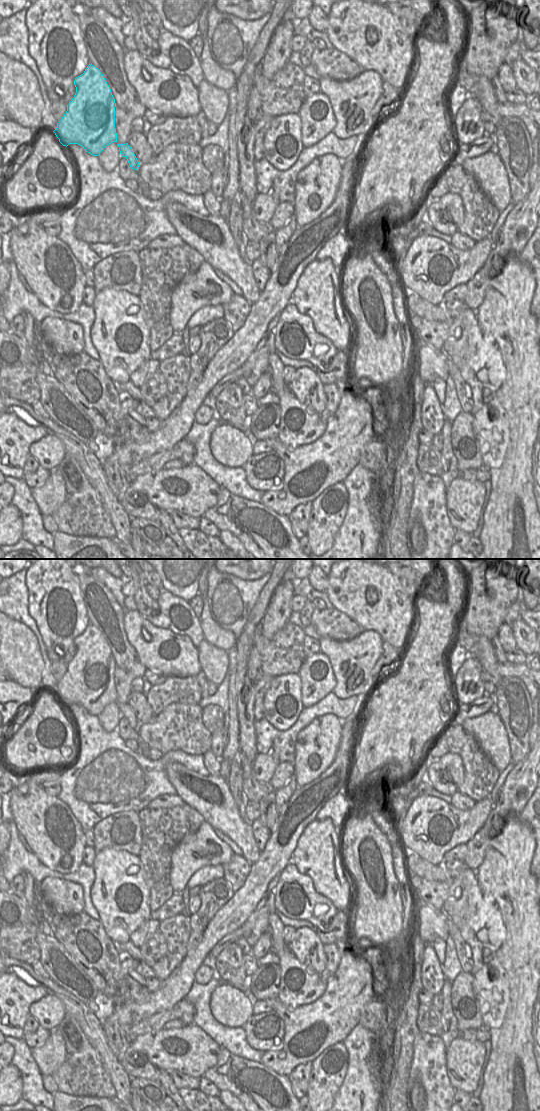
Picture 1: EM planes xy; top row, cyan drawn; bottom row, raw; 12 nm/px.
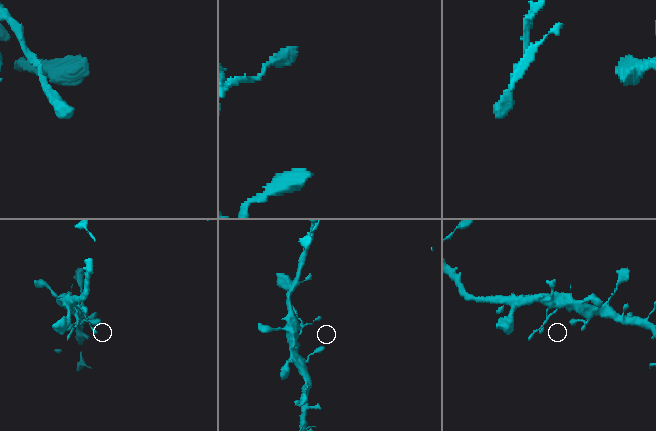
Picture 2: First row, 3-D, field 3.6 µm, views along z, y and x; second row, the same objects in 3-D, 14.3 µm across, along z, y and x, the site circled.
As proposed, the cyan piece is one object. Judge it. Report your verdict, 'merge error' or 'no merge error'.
merge error

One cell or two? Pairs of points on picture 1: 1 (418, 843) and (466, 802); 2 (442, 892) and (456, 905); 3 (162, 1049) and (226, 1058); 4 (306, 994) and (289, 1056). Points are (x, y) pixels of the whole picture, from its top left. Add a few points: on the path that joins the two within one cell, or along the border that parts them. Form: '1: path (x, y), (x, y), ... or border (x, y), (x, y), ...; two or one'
1: border (475, 802), (469, 809), (456, 809), (450, 803); two
2: border (453, 896), (450, 896), (439, 909); two
3: border (220, 1048), (217, 1062), (202, 1076); two
4: border (323, 992), (315, 1000), (295, 1007), (280, 1002); two

